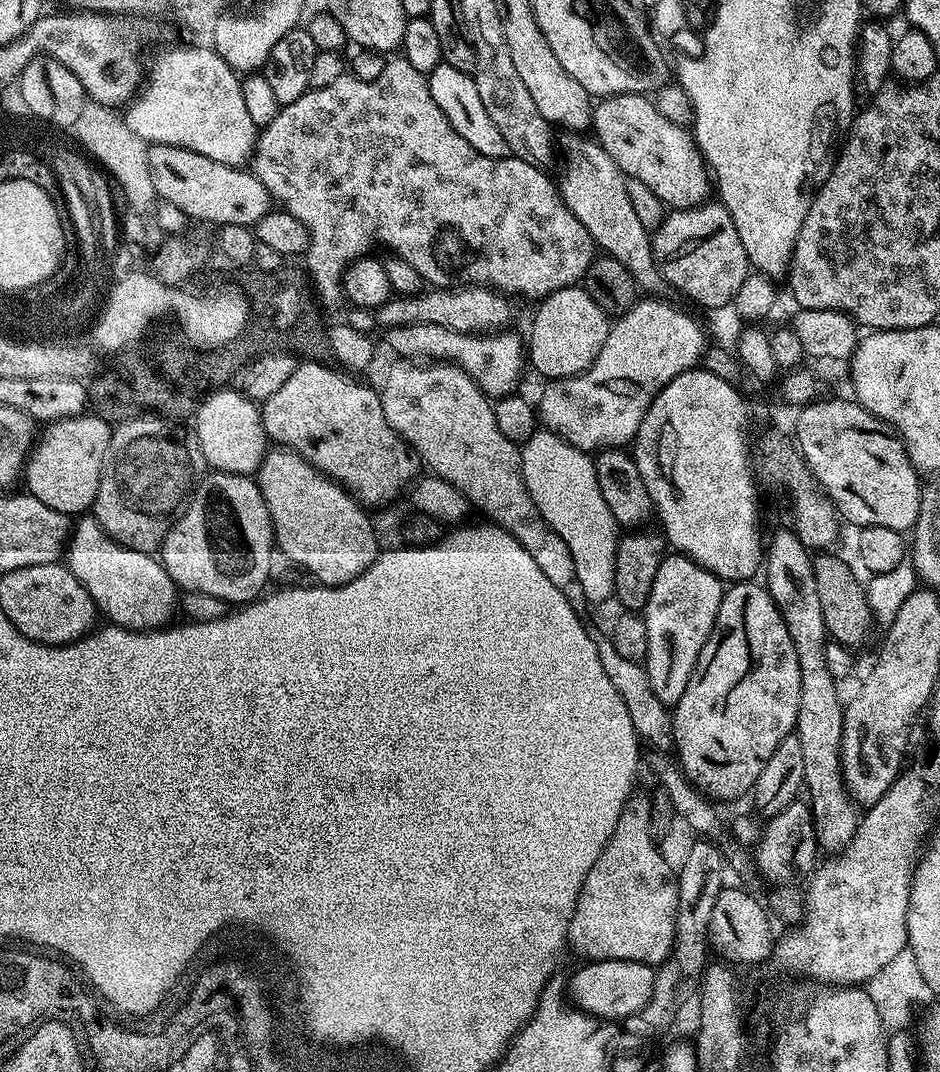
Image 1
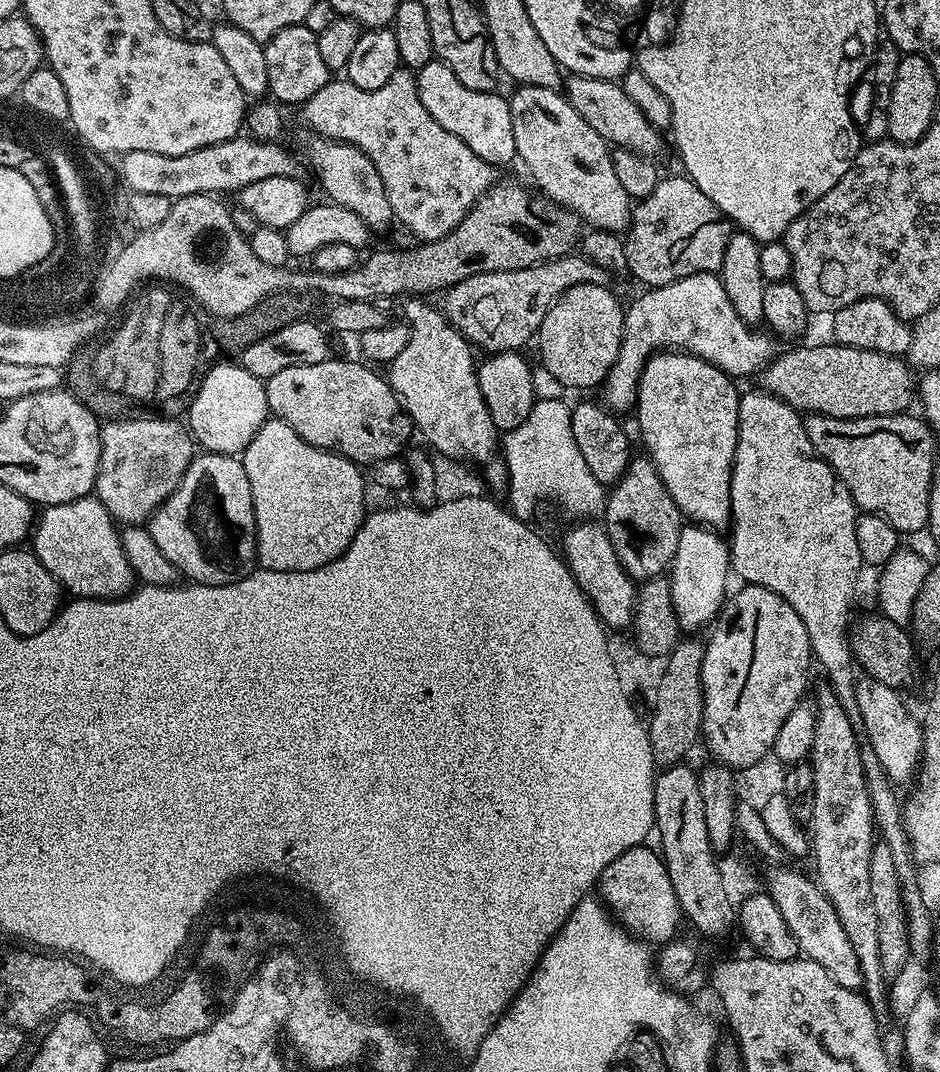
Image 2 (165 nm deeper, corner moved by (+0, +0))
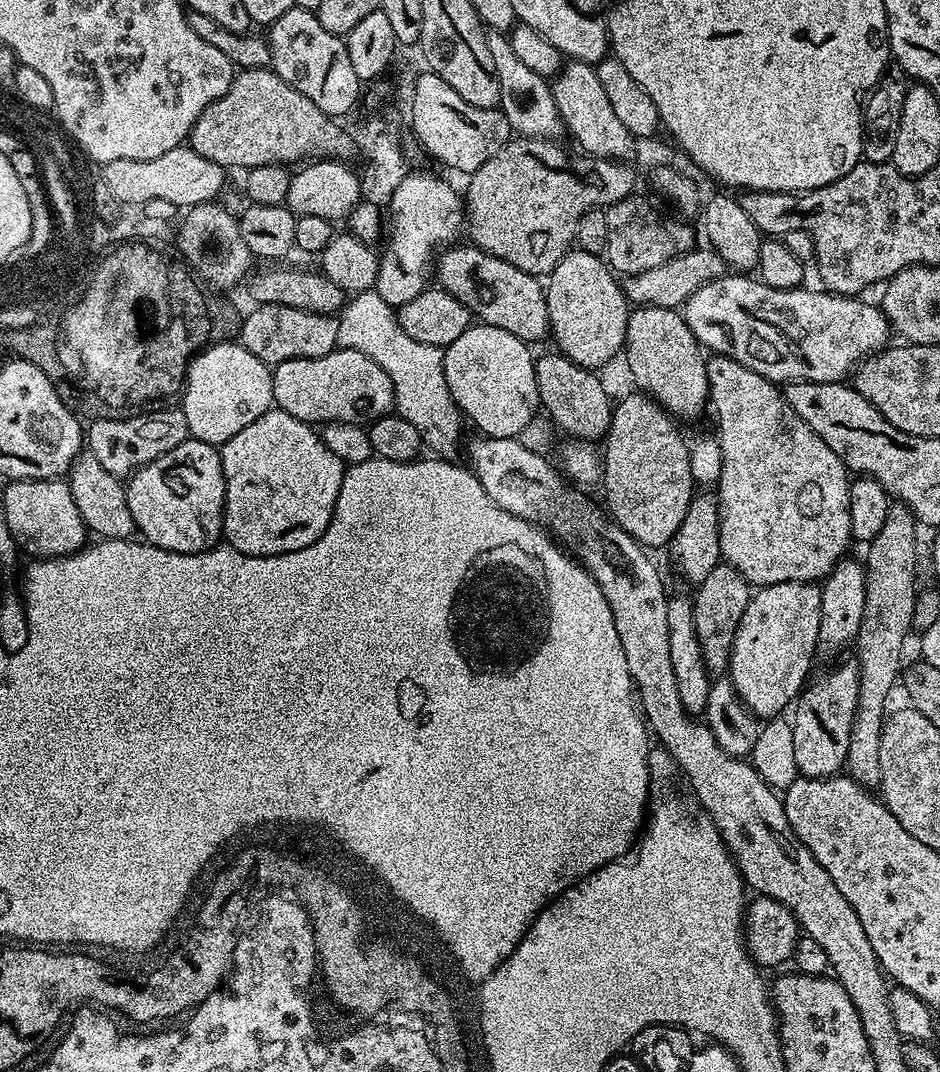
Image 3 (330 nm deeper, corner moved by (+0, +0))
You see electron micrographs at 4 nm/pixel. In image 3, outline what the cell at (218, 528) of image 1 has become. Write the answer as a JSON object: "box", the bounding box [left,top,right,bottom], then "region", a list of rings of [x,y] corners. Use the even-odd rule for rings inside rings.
{"box":[126,439,224,554],"region":[[[186,439],[174,450],[162,454],[154,462],[139,468],[127,477],[126,506],[130,506],[130,515],[134,517],[136,532],[147,543],[158,546],[162,550],[170,550],[178,554],[194,554],[207,552],[221,543],[224,531],[224,475],[220,461],[220,449],[215,444],[207,444],[201,440]]]}

